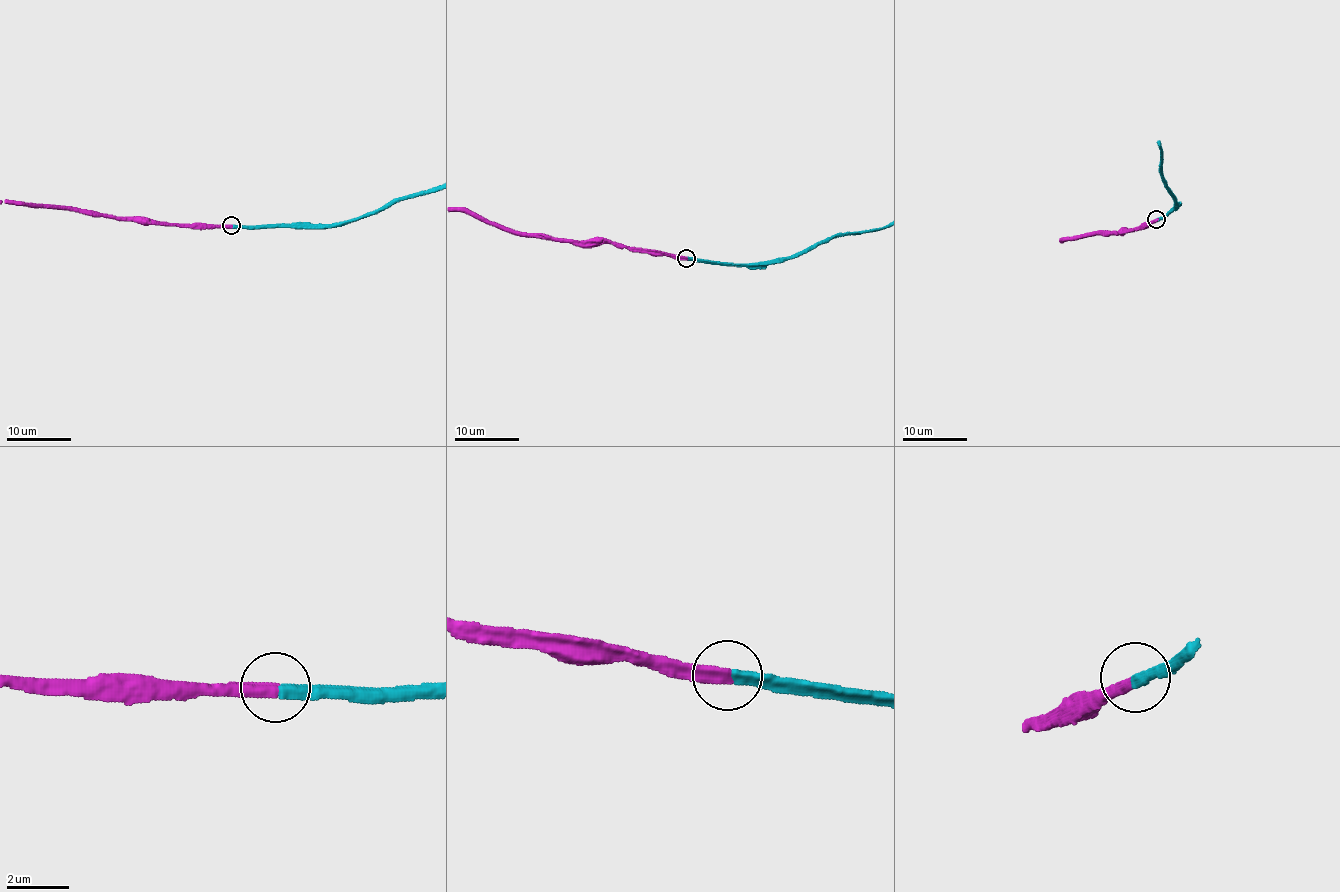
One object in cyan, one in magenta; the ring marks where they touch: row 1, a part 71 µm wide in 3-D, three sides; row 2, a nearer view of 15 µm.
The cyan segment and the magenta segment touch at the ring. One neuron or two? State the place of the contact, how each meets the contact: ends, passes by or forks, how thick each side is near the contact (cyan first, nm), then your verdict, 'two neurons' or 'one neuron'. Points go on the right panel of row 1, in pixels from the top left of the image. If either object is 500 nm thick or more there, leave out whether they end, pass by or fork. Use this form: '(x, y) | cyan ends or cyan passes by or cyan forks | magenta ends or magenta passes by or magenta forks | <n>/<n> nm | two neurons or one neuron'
(1156, 219) | cyan ends | magenta ends | 380/420 nm | one neuron

